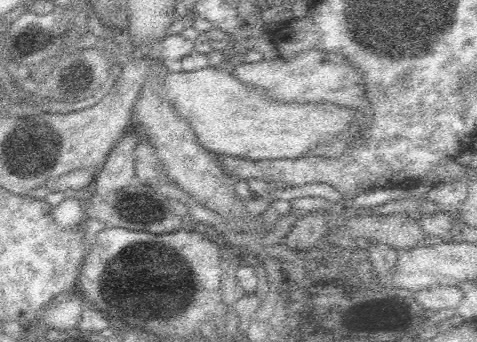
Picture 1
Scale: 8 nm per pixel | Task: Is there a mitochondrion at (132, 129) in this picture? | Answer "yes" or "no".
no

